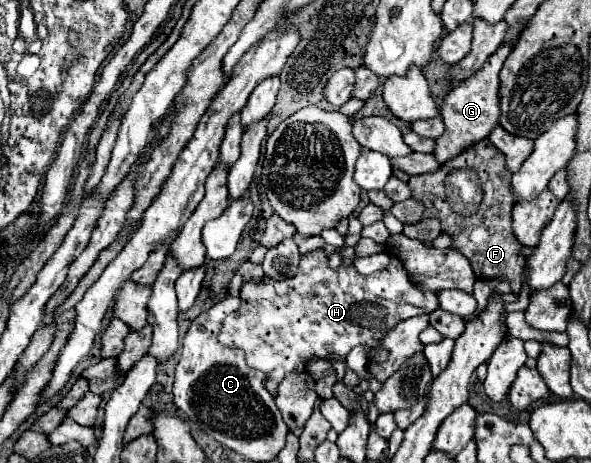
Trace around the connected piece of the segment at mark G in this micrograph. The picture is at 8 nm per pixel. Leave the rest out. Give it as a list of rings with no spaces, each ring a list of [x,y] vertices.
[[[514,42],[510,44],[502,44],[492,56],[488,56],[488,60],[484,62],[484,66],[472,74],[470,78],[462,80],[454,90],[450,90],[444,98],[444,104],[440,108],[440,116],[444,120],[446,132],[436,140],[436,158],[444,164],[446,160],[458,156],[464,148],[472,146],[474,142],[486,138],[492,128],[498,124],[500,120],[500,98],[498,98],[498,90],[500,90],[500,70],[504,66],[504,60],[508,58],[508,54],[512,52]]]

